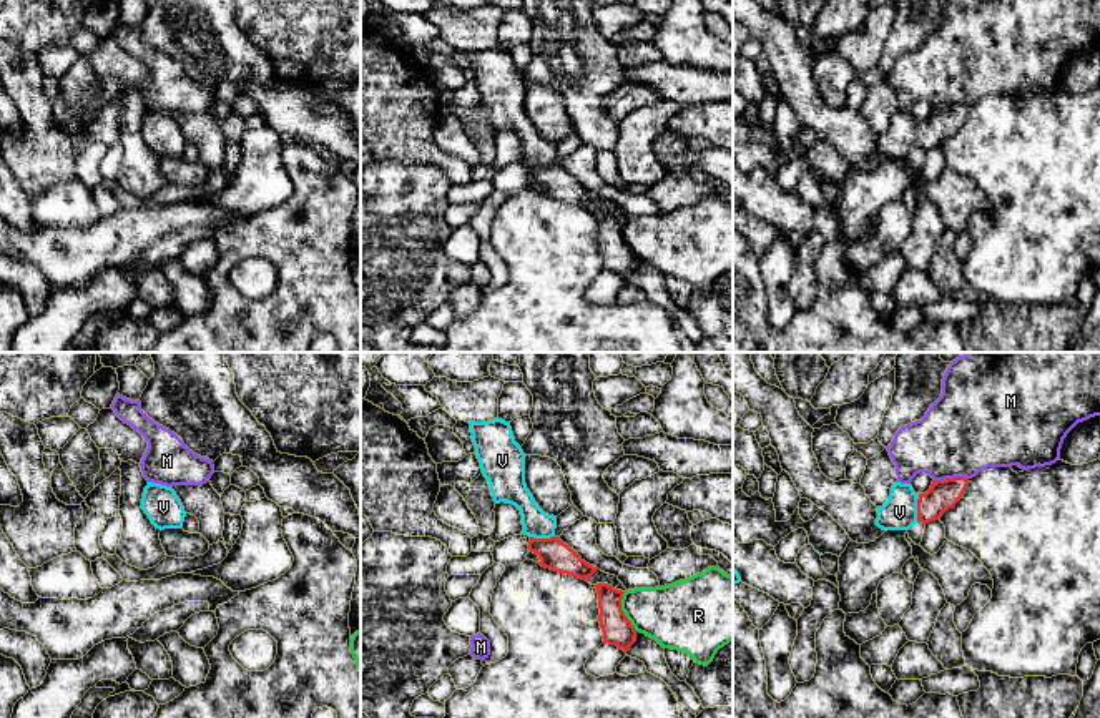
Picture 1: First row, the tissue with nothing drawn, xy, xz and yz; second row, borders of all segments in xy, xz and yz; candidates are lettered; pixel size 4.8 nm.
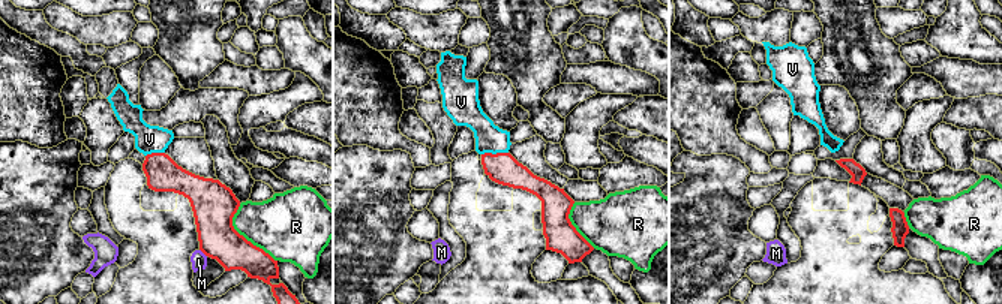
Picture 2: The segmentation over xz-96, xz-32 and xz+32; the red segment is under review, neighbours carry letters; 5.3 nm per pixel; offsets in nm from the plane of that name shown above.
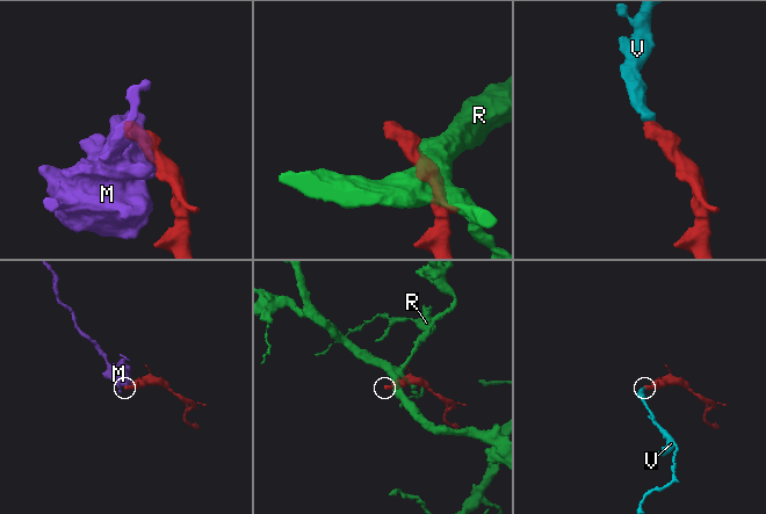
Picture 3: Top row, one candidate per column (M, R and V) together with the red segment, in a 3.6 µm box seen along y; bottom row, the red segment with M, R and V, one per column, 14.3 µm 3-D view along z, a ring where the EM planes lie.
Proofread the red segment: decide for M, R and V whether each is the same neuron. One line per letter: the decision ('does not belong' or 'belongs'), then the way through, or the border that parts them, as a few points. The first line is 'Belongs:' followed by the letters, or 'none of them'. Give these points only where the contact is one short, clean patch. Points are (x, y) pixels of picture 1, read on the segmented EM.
Belongs: V
M: does not belong
R: does not belong
V: belongs | across yz (944, 494), (931, 506), (918, 507), (906, 507), (899, 512)

